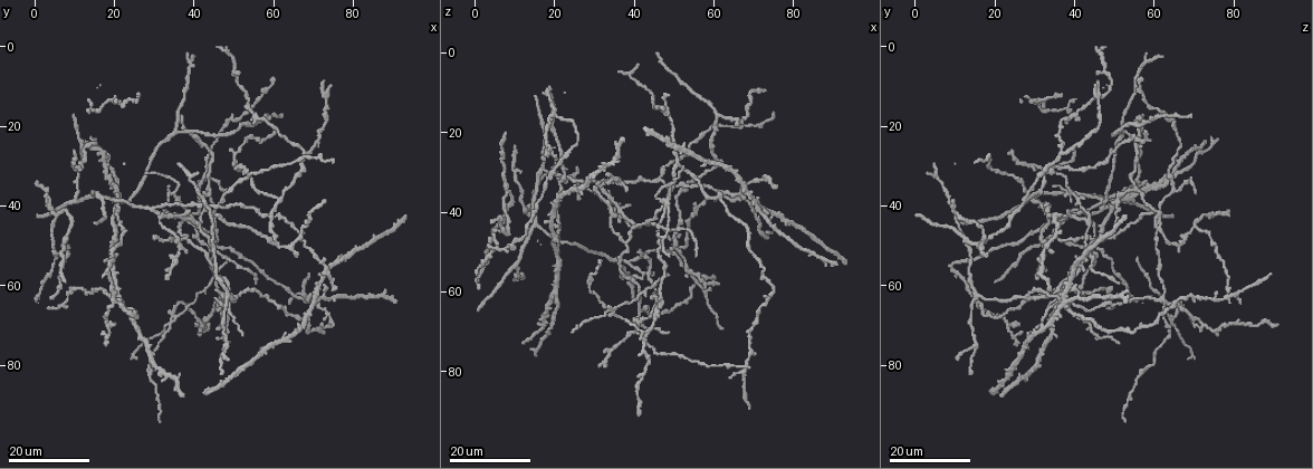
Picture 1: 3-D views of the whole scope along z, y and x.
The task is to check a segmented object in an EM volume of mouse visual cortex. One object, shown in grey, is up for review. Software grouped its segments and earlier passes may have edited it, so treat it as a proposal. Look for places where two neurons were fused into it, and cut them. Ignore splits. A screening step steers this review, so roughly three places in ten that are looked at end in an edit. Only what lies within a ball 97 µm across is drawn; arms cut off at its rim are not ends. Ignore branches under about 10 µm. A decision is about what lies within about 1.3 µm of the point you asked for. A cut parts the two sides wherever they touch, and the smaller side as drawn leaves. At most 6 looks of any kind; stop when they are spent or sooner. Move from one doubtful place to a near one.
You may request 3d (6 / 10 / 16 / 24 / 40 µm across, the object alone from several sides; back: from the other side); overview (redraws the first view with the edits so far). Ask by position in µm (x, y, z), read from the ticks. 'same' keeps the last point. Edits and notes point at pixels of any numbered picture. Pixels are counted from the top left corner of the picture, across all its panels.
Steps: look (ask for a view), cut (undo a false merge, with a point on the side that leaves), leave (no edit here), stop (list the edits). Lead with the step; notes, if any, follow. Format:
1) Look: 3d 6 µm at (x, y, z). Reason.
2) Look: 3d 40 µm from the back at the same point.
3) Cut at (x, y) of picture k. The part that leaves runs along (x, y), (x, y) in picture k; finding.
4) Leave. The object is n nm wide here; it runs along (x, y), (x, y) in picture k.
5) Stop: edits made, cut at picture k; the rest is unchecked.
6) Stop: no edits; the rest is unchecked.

Look: 3d 24 µm at (21.0, 38.5, 51.5).

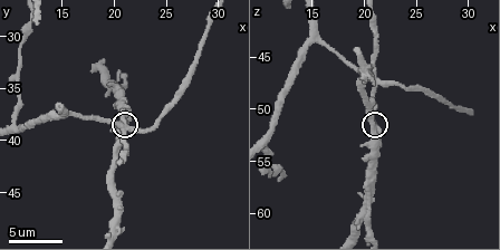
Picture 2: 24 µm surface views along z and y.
Look: 3d 10 µm at the same point.

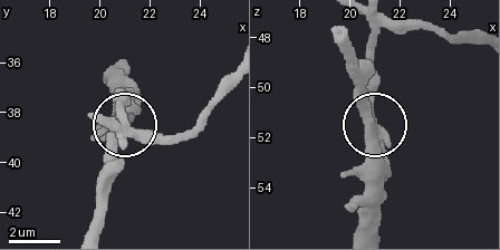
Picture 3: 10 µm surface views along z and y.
Leave. The object is 520 nm wide here; continuous, no second neuron.

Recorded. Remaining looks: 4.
Look: 3d 24 µm at (19.5, 34.5, 61.0). Four-way junction.

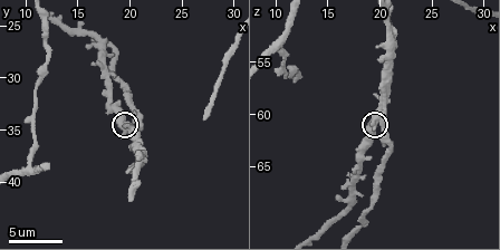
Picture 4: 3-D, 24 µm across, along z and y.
Look: 3d 6 µm at the same point.

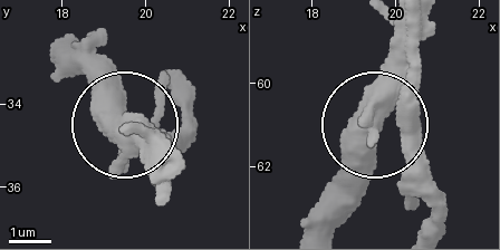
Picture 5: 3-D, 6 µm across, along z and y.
Leave. The object is 520 nm wide here; it runs along (421, 26), (417, 68), (328, 192) in picture 5; all the same neuron.

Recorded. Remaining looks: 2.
Look: 3d 16 µm at (51.5, 62.5, 28.0). Small branch off a trunk.

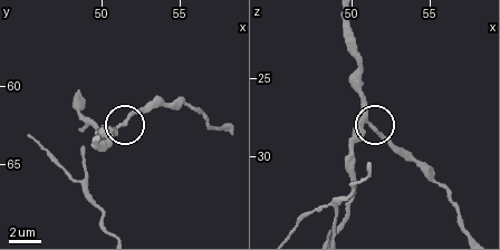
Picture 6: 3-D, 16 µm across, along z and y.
Look: 3d 6 µm at (51.2, 62.4, 28.2).

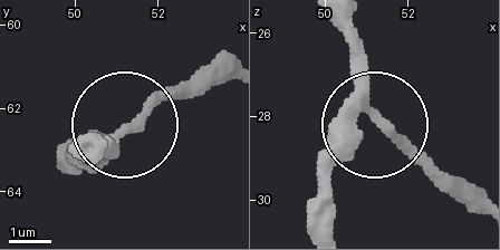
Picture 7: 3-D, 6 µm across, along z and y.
Leave. 3 arms meet here; it runs along (326, 230), (330, 165), (373, 123), (440, 183) in picture 7; all the same neuron.

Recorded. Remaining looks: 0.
Stop: no edits; the rest is unchecked.

